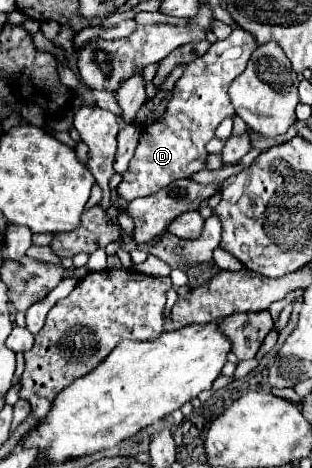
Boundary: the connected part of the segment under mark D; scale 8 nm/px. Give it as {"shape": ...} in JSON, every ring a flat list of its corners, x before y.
{"shape":[[235,27,227,39,215,41,205,55,187,65,185,73,173,87,173,99,167,103,165,115,141,131,135,155,117,187,121,199,133,201,137,197,149,197,167,187,171,181,191,177,193,173,205,169,209,157,205,145,215,137,217,125,225,117,235,115,227,89,231,81,245,69,255,49,255,39,241,27]]}

